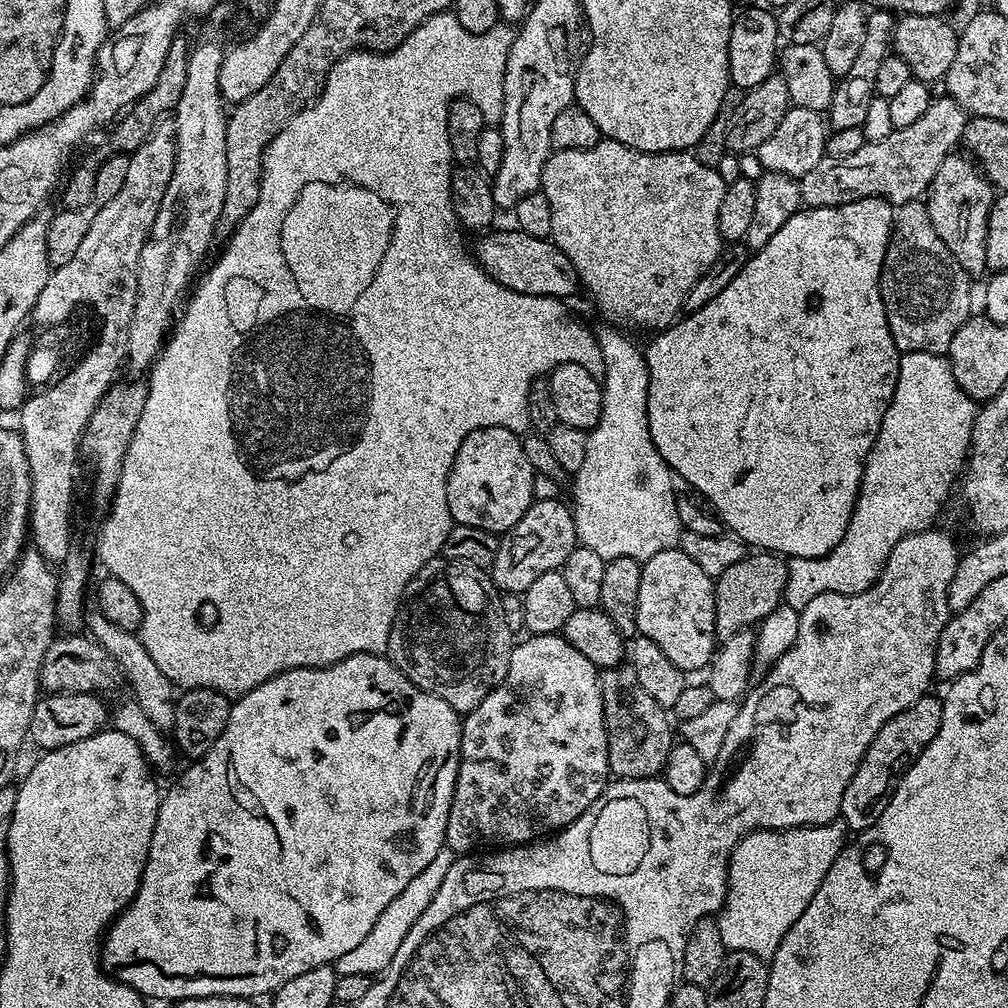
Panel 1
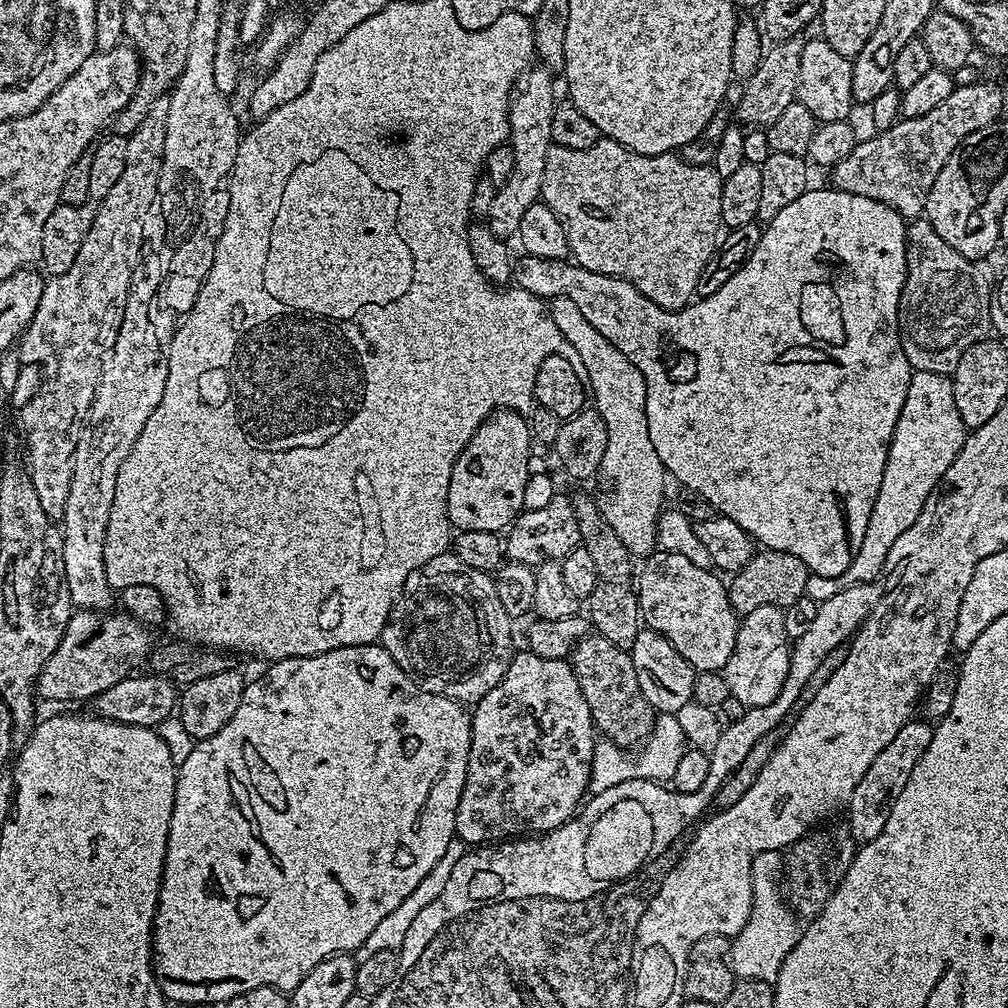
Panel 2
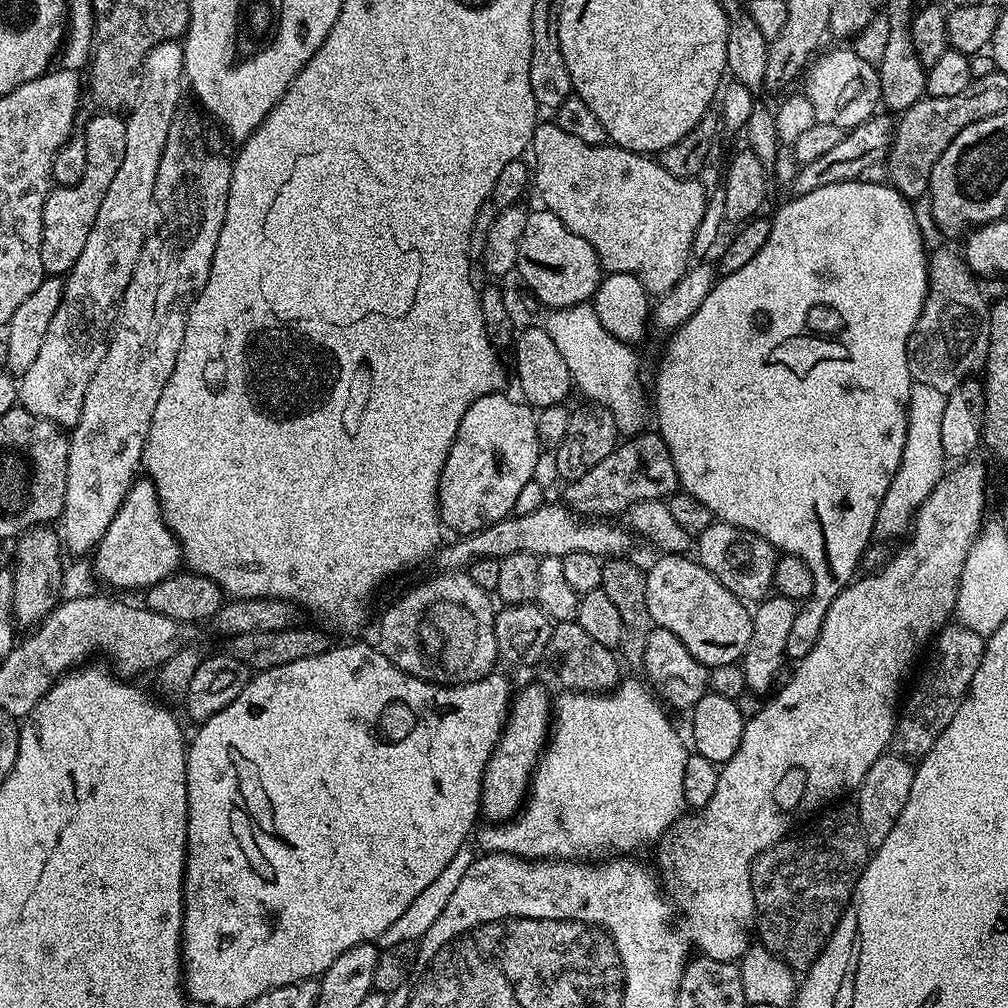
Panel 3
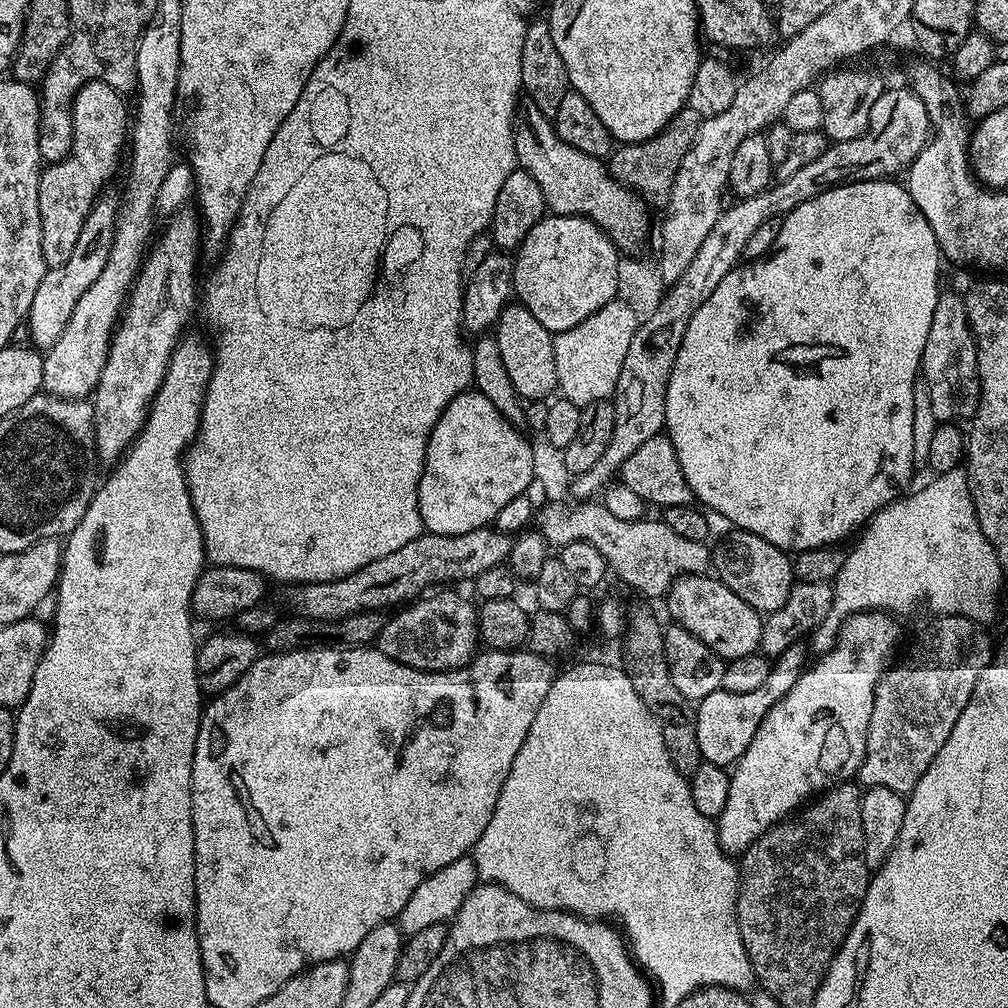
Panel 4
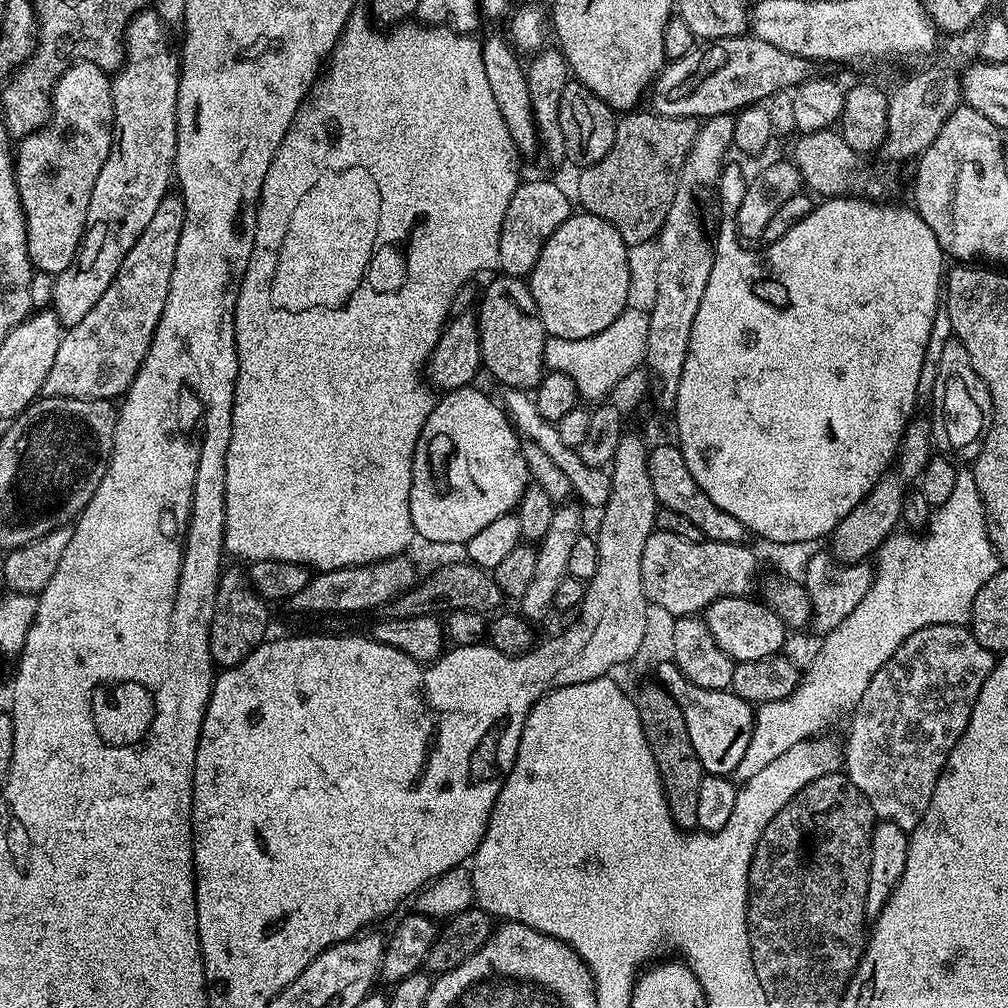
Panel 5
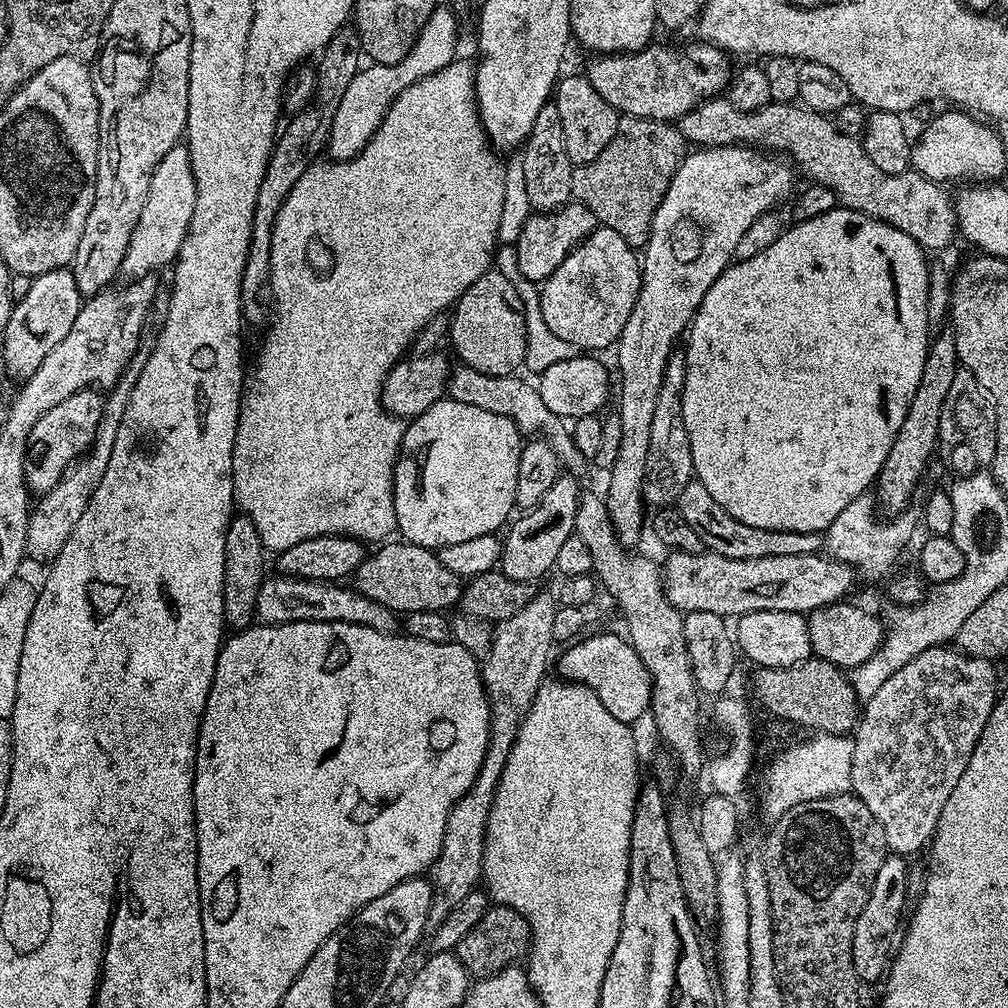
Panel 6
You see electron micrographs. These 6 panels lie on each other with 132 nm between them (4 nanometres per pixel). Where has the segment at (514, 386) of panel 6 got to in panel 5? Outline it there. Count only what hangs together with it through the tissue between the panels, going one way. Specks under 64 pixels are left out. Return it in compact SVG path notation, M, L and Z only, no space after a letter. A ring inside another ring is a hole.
M504 388L504 400L502 407L509 420L512 421L512 427L523 439L534 442L535 445L542 448L543 453L547 455L566 474L569 479L572 492L575 499L579 501L585 509L596 508L602 510L608 501L608 495L612 489L611 475L604 468L595 468L586 466L580 461L579 451L575 448L568 448L562 443L562 438L558 438L558 430L555 423L549 422L545 417L540 415L535 399L525 389L522 388Z

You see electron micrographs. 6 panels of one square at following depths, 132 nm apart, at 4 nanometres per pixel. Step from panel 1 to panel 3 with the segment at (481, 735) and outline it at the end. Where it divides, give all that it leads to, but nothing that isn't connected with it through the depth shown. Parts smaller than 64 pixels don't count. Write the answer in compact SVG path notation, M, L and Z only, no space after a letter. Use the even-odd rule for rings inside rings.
M528 684L524 693L515 697L508 709L508 721L500 735L500 741L488 759L484 771L484 789L480 795L480 810L488 822L507 822L521 811L532 783L536 763L548 743L550 725L554 720L554 700L540 684Z

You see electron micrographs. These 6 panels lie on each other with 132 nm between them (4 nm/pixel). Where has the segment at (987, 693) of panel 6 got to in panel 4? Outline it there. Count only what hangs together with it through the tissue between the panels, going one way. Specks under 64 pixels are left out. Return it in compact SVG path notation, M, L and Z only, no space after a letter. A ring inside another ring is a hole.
M937 615L933 620L936 621L917 634L908 653L885 671L874 690L874 710L870 714L866 754L858 773L859 779L868 788L889 788L908 794L914 786L918 786L918 778L926 774L930 762L934 762L934 754L938 754L946 738L950 738L954 722L958 722L962 710L966 710L966 702L970 702L970 694L974 694L974 686L978 686L982 670L986 670L994 655L994 644L988 641L985 629L975 620L942 615Z

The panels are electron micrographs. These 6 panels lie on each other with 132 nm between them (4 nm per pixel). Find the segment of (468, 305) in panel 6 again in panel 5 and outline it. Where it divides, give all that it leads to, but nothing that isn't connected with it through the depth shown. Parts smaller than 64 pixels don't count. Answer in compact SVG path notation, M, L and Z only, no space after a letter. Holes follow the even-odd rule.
M496 274L496 277L482 288L482 295L478 300L482 364L486 372L504 388L532 390L546 375L546 333L540 317L534 311L535 307L532 291L521 277Z

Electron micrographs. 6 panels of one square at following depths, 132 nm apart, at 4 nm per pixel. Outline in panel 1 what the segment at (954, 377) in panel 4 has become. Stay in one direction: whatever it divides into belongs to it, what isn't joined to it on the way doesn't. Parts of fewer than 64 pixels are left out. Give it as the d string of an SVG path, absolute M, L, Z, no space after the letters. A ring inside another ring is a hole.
M911 200L908 204L899 205L894 212L892 236L888 239L888 249L880 275L880 293L890 334L901 353L947 353L954 334L973 315L972 284L973 277L966 270L962 270L958 262L954 262L954 254L946 250L946 242L938 238L938 230L934 230L934 222L930 222L927 203Z

